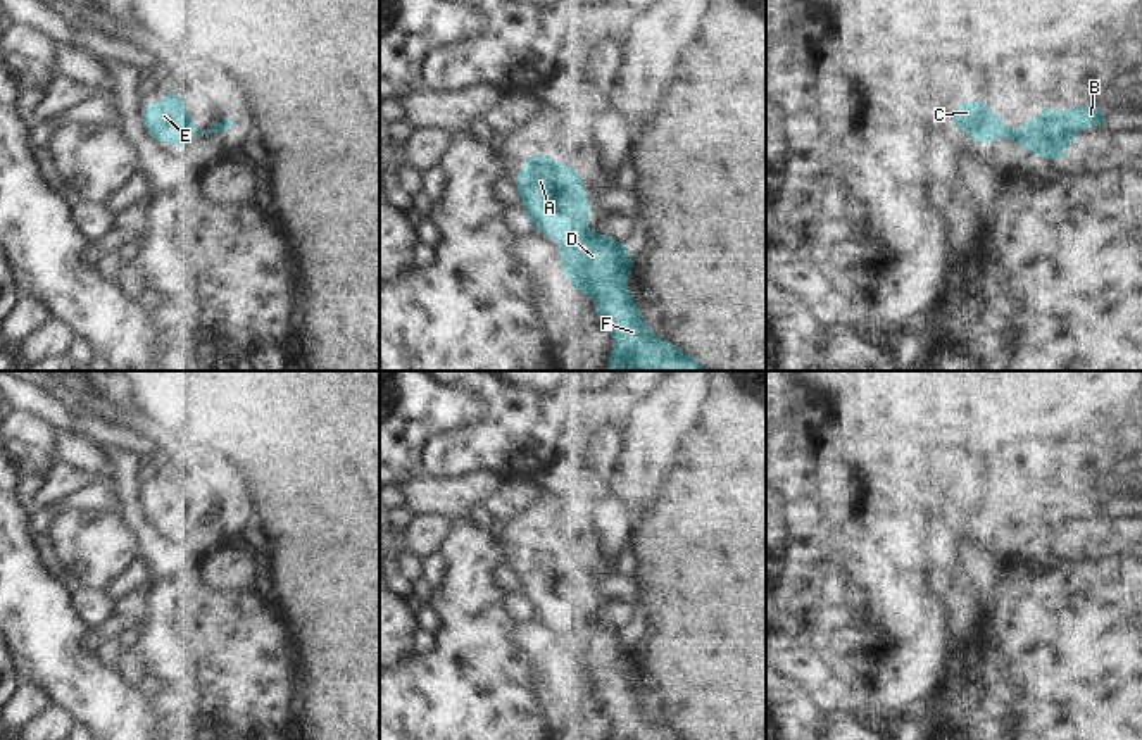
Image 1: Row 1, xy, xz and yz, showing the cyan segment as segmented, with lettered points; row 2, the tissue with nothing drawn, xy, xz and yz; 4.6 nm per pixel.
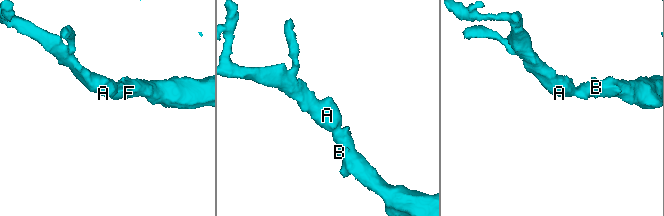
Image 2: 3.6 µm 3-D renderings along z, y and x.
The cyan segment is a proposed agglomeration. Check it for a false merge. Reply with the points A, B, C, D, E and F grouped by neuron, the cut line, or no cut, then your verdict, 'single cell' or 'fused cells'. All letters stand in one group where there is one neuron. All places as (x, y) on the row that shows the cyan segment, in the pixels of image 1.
groups A B C D E F; cut none; single cell

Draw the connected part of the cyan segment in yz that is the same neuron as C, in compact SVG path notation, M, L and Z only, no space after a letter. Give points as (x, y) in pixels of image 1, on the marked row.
M963 100L949 121L976 143L990 143L1009 136L1021 148L1038 157L1064 160L1064 150L1076 133L1085 128L1111 122L1092 102L1071 109L1044 107L1035 119L1028 119L1013 131L988 109L987 102Z

